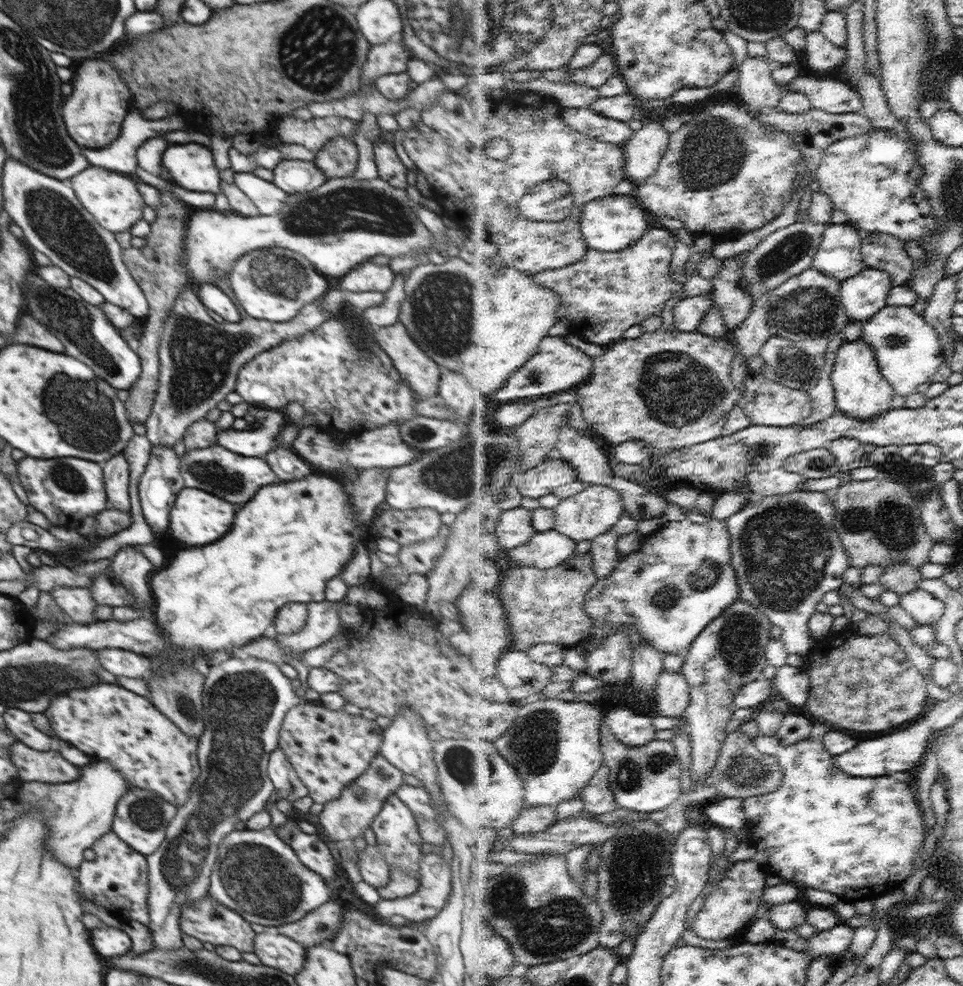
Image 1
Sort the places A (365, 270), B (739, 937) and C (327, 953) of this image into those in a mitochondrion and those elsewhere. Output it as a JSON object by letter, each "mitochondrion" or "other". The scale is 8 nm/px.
{"A":"other","B":"other","C":"other"}

